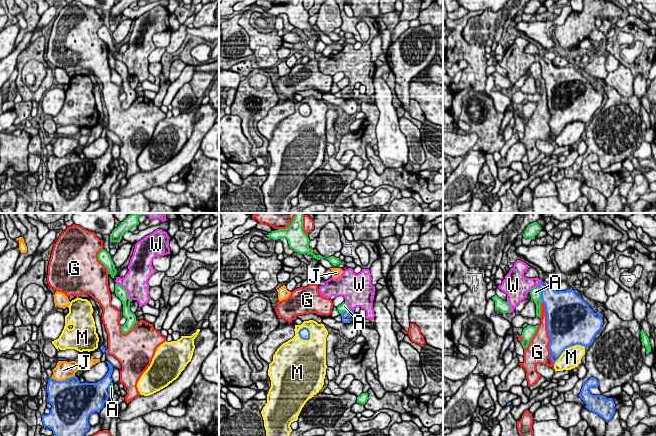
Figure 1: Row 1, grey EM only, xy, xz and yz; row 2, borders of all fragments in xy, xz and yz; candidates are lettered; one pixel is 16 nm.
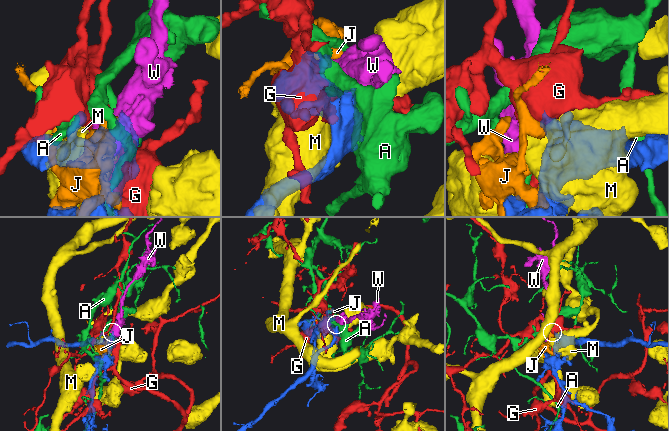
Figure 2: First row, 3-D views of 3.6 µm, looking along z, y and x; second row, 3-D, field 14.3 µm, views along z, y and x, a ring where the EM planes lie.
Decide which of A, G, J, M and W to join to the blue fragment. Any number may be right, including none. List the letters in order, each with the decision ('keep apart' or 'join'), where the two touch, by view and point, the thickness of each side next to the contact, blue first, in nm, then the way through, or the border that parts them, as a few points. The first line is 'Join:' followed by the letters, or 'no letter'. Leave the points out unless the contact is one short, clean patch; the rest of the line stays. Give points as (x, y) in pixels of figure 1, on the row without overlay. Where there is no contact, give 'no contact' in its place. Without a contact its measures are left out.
Join: W
A: keep apart | yz (541, 70) | 340/170 nm
G: keep apart | yz (548, 108) | 500/300 nm
J: keep apart | xy (62, 157) | 500/280 nm
M: keep apart | xz (309, 108) | 190/320 nm
W: join | yz (539, 60) | 280/260 nm | across yz (549, 72), (539, 60), (528, 59), (524, 61)

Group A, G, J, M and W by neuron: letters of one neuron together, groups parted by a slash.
A / G / J / M / W

